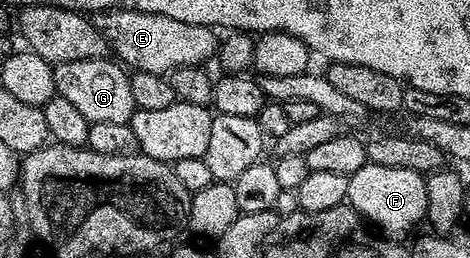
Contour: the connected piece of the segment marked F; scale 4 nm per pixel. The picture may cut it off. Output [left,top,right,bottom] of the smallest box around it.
[346,162,426,237]

